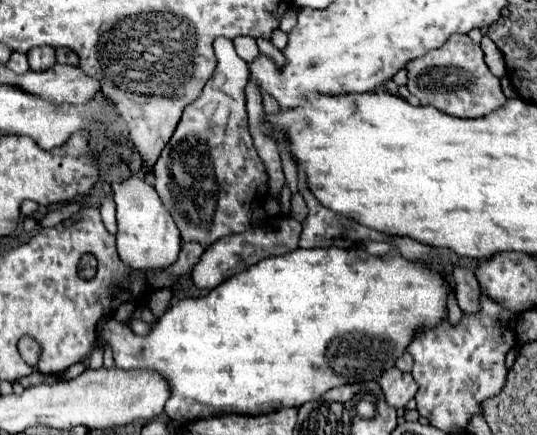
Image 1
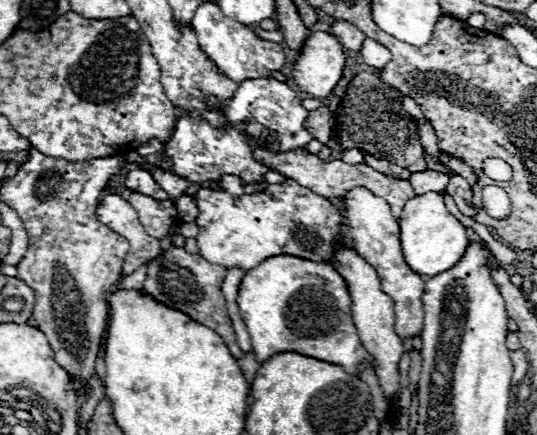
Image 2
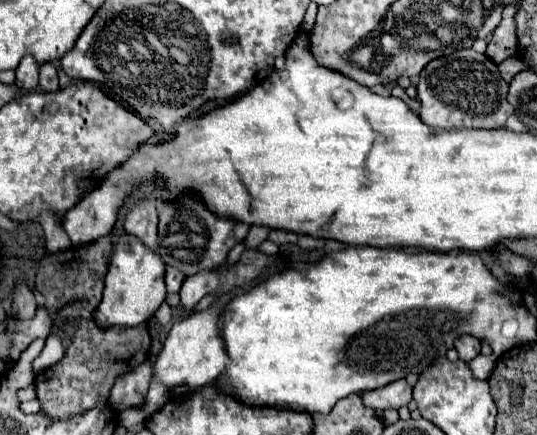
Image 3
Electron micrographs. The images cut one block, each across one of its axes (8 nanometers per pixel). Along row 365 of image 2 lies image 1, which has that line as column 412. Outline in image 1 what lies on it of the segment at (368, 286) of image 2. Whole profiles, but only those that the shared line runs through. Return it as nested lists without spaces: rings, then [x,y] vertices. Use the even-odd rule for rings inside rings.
[[[398,368],[386,370],[380,378],[380,388],[386,396],[386,402],[394,408],[404,408],[408,404],[408,400],[414,398],[418,384],[414,382],[412,374],[400,372]]]

